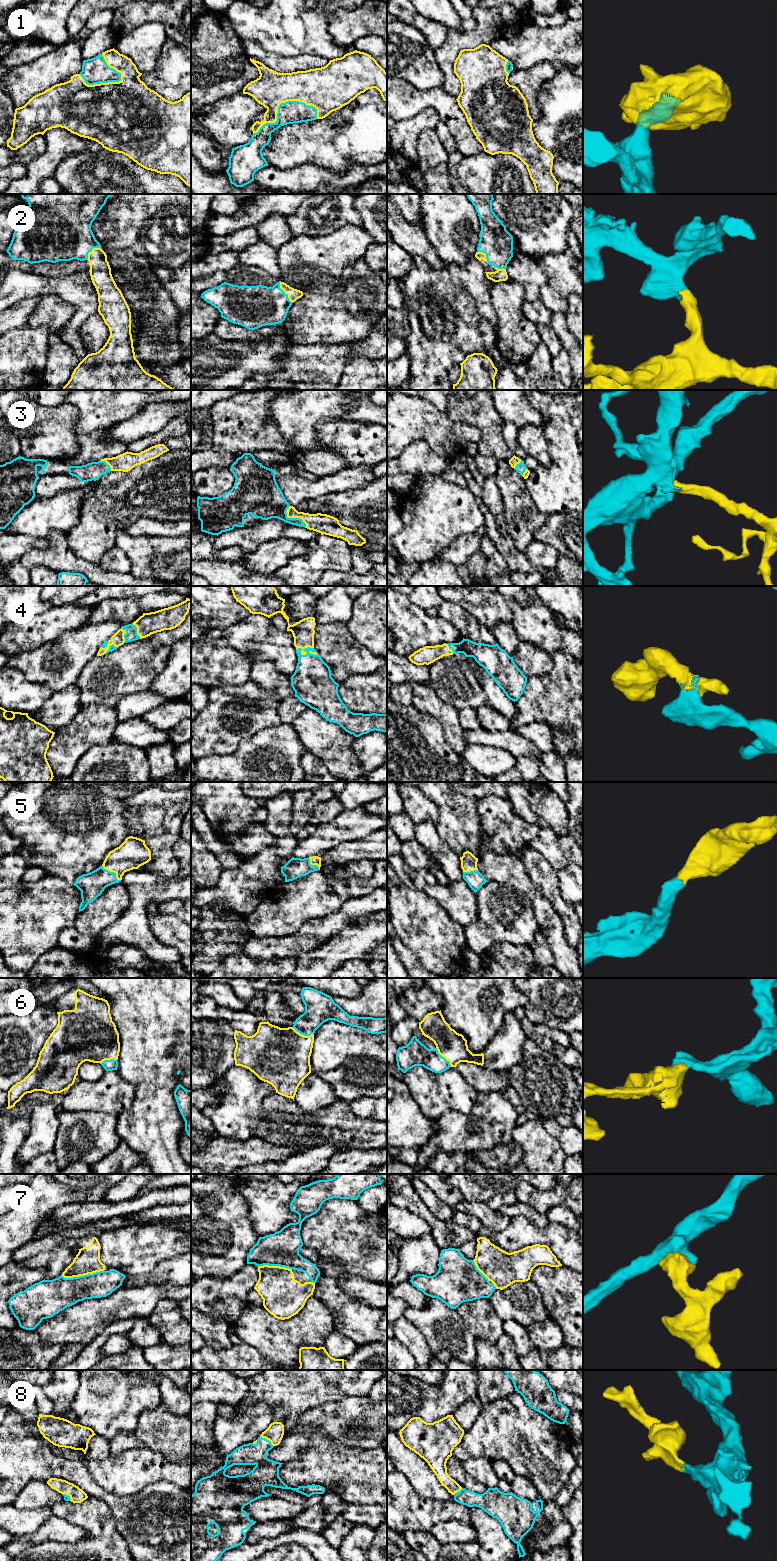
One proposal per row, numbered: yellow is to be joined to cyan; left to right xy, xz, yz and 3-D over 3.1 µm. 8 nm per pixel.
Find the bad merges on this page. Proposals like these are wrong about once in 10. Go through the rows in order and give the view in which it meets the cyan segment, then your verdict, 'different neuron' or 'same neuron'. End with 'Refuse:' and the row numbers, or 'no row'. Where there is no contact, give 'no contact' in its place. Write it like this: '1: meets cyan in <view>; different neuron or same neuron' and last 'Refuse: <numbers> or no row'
1: meets cyan in xz; same neuron
2: meets cyan in xz; same neuron
3: meets cyan in xz; same neuron
4: meets cyan in xz; same neuron
5: meets cyan in xy; same neuron
6: meets cyan in xz; same neuron
7: meets cyan in xy; same neuron
8: meets cyan in xz; same neuron
Refuse: no row

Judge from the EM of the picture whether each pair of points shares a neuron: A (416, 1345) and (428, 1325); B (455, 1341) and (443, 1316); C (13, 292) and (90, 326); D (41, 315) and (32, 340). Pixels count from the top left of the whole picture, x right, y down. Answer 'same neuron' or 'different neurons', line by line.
A: different neurons
B: same neuron
C: different neurons
D: different neurons

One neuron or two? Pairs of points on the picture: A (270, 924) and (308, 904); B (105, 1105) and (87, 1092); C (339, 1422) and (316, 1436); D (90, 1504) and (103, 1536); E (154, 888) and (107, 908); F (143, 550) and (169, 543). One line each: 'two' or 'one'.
A: one
B: one
C: two
D: one
E: two
F: one

